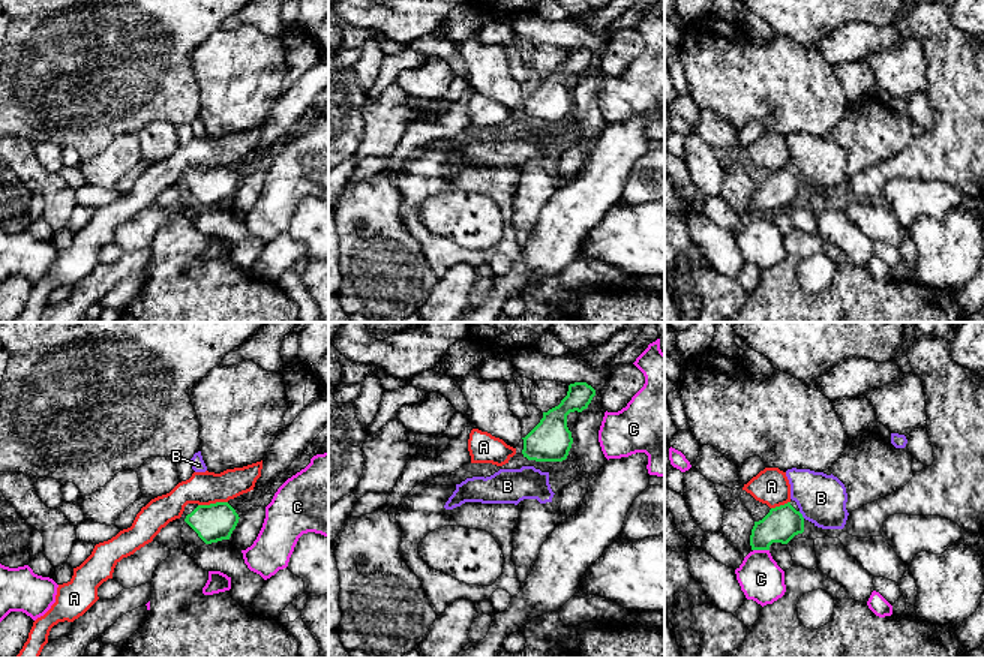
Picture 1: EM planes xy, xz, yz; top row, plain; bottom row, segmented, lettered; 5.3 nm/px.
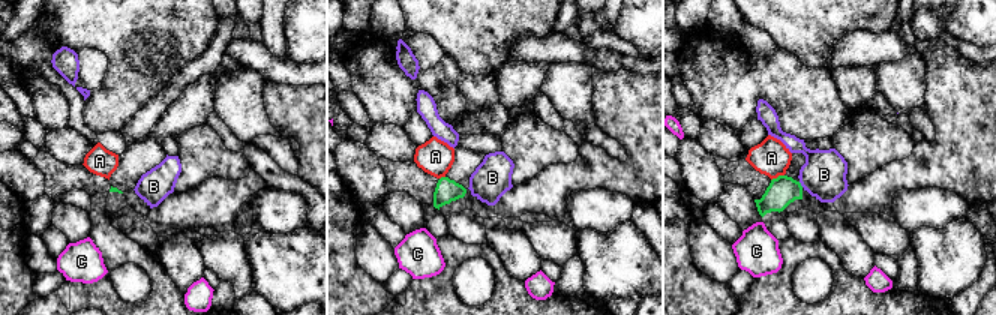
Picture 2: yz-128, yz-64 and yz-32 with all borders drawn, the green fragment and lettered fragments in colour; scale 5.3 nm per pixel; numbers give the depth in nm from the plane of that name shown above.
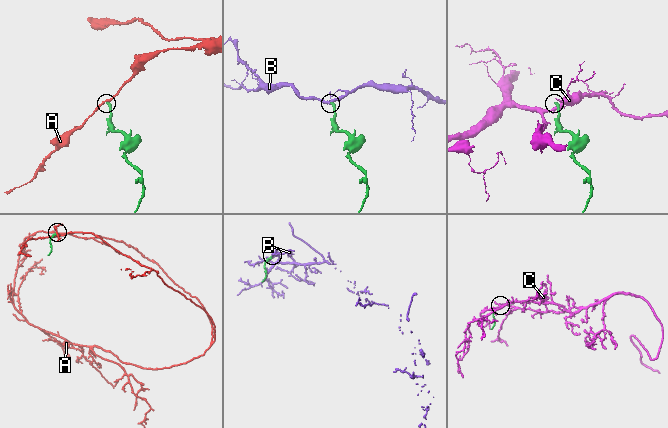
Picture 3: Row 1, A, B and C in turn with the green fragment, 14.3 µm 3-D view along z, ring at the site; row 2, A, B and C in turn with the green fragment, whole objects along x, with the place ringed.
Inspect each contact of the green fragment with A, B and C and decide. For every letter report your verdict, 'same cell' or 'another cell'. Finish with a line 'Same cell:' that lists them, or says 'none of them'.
A: another cell
B: another cell
C: another cell
Same cell: none of them

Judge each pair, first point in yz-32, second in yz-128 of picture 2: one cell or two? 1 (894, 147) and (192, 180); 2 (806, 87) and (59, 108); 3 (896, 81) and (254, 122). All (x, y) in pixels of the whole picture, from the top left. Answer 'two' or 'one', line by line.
1: one
2: one
3: one

